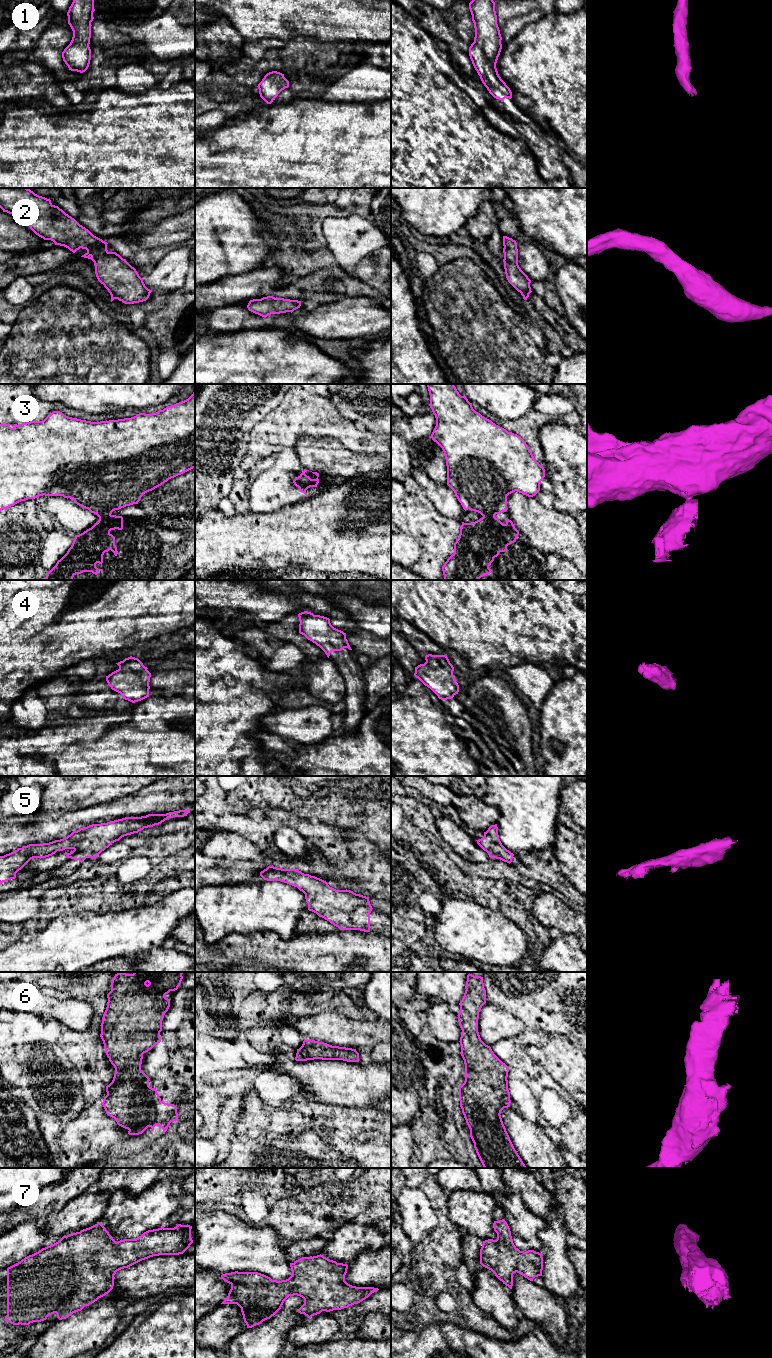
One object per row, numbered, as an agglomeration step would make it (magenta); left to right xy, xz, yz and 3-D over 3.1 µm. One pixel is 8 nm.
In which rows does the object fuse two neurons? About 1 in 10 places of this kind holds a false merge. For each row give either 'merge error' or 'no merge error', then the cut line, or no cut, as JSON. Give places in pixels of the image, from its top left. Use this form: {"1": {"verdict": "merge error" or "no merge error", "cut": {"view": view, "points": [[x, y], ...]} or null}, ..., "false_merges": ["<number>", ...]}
{"1": {"verdict": "no merge error", "cut": null}, "2": {"verdict": "no merge error", "cut": null}, "3": {"verdict": "merge error", "cut": {"view": "xy", "points": [[110, 514], [99, 518]]}}, "4": {"verdict": "no merge error", "cut": null}, "5": {"verdict": "no merge error", "cut": null}, "6": {"verdict": "no merge error", "cut": null}, "7": {"verdict": "no merge error", "cut": null}, "false_merges": ["3"]}

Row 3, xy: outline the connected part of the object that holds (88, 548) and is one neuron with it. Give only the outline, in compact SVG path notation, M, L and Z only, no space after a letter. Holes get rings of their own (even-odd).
M109 515L100 517L91 528L75 535L67 553L57 561L47 573L46 580L73 580L76 574L92 572L98 574L96 564L103 563L103 555L111 550L115 556L118 551L111 530L123 529L123 517Z

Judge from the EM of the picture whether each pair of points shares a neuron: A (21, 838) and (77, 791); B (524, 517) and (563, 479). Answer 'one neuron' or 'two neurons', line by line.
A: two neurons
B: two neurons

